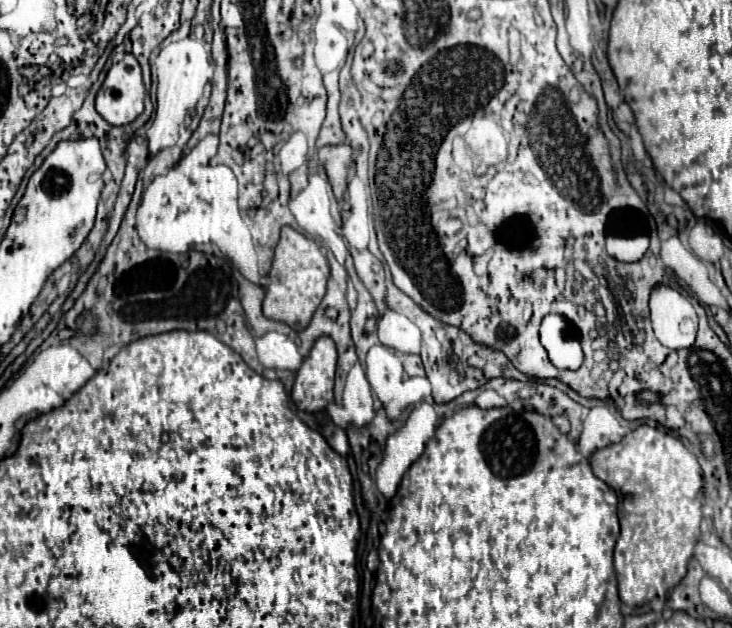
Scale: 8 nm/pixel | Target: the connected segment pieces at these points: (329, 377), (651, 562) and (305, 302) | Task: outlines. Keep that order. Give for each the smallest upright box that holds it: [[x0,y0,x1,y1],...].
[[291,336,337,412],[591,424,715,606],[263,226,329,332]]

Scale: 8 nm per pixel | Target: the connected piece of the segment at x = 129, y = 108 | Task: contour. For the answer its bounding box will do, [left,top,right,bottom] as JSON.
[97,54,145,126]

